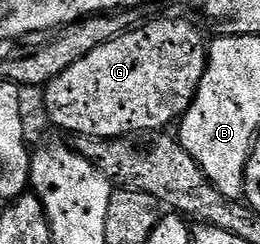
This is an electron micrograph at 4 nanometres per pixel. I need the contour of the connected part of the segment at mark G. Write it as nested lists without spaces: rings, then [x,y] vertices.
[[[164,17],[161,21],[141,24],[115,37],[113,41],[94,47],[90,55],[78,59],[74,67],[66,67],[43,90],[48,117],[60,129],[81,137],[131,137],[142,133],[167,130],[168,124],[179,122],[192,105],[204,69],[208,65],[206,40],[192,21],[175,21]]]

